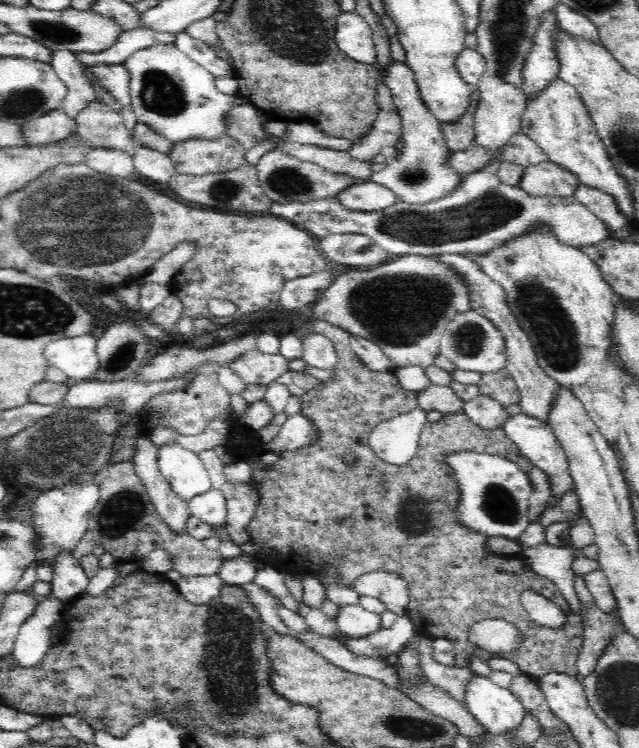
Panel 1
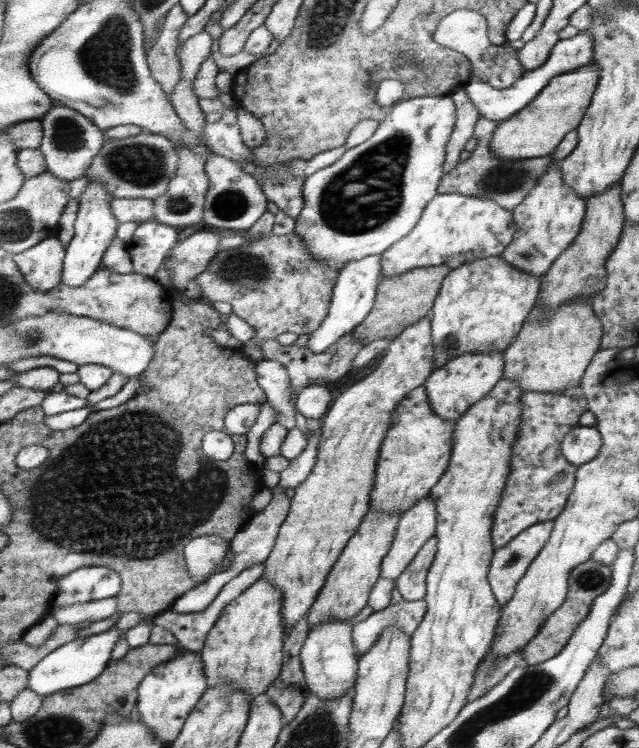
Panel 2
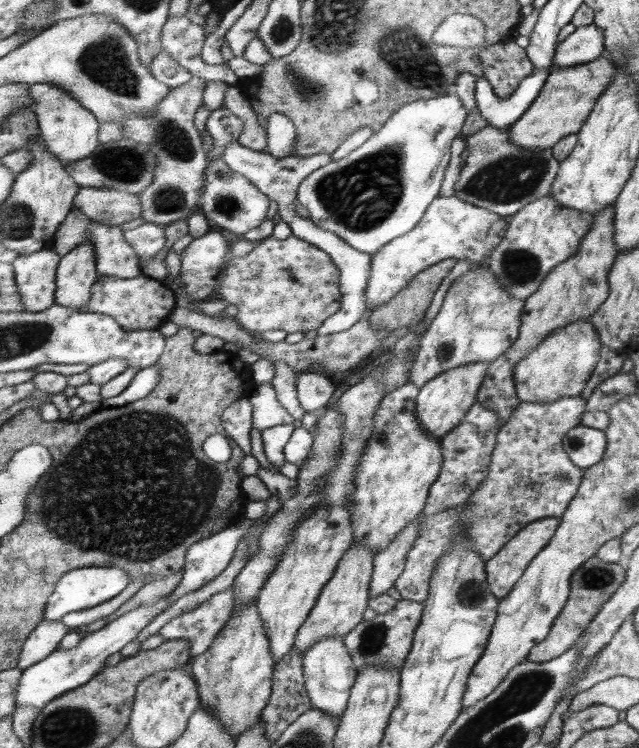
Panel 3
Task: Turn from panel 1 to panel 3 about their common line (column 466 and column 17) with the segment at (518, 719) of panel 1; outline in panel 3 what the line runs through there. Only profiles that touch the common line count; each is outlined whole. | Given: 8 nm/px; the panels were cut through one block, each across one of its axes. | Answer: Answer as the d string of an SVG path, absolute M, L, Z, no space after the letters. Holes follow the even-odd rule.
M169 597L161 599L157 604L154 604L155 606L135 608L105 628L87 634L75 648L71 650L58 649L43 661L24 669L17 689L17 707L34 706L43 709L62 694L87 685L97 673L105 668L106 662L112 654L120 653L130 642L136 640L140 632L150 626L151 622L169 607L168 599Z

